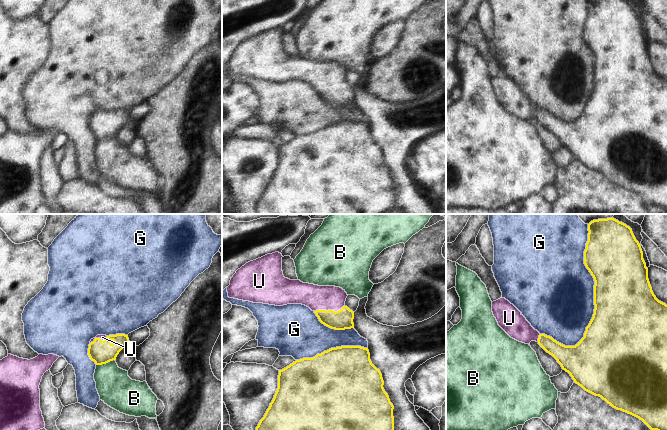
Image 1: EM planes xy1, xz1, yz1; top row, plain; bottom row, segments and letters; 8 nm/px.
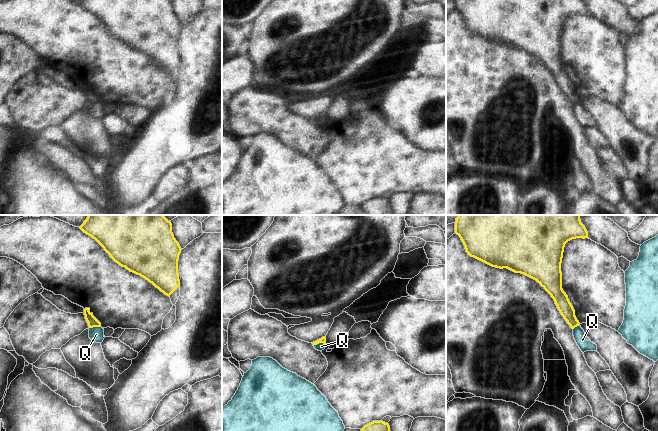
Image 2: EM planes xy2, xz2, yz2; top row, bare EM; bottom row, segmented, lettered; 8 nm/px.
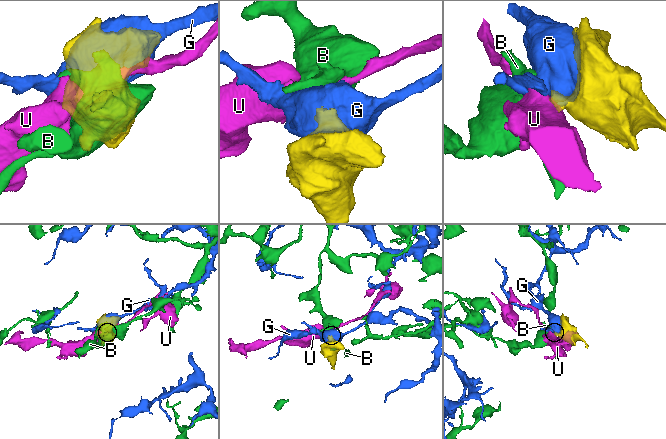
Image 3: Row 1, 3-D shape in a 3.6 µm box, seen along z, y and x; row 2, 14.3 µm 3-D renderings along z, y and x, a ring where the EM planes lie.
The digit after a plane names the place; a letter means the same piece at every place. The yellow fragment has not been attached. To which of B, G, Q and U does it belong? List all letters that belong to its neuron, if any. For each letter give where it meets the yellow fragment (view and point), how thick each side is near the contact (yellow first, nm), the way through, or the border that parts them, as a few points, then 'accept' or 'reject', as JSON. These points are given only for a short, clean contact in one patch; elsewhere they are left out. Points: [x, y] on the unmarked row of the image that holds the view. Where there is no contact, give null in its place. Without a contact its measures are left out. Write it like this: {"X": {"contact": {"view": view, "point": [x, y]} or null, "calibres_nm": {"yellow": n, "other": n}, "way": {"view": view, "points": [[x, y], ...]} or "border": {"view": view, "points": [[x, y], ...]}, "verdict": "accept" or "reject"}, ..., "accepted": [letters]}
{"B": {"contact": {"view": "xy1", "point": [105, 139]}, "calibres_nm": {"yellow": 190, "other": 280}, "border": {"view": "xy1", "points": [[114, 135], [96, 141]]}, "verdict": "reject"}, "G": {"contact": {"view": "yz1", "point": [594, 65]}, "calibres_nm": {"yellow": 480, "other": 500}, "verdict": "reject"}, "Q": {"contact": {"view": "xz2", "point": [319, 118]}, "calibres_nm": {"yellow": 50, "other": 60}, "border": {"view": "xz2", "points": [[325, 119], [313, 121]]}, "verdict": "reject"}, "U": {"contact": {"view": "xz1", "point": [329, 86]}, "calibres_nm": {"yellow": 160, "other": 200}, "way": {"view": "xz1", "points": [[343, 95], [329, 86], [315, 73]]}, "verdict": "accept"}, "accepted": ["U"]}

